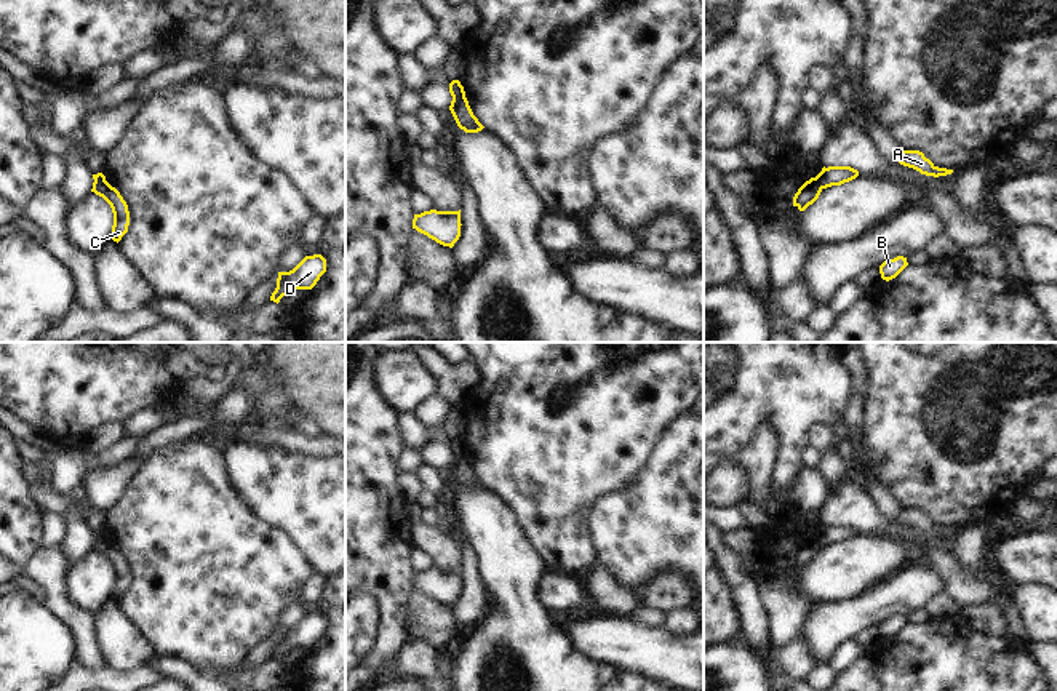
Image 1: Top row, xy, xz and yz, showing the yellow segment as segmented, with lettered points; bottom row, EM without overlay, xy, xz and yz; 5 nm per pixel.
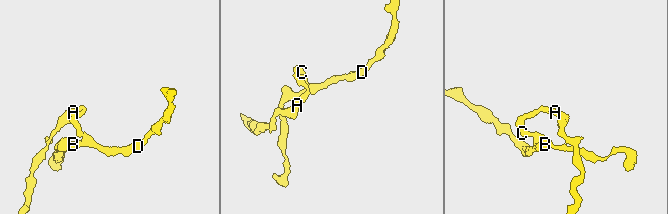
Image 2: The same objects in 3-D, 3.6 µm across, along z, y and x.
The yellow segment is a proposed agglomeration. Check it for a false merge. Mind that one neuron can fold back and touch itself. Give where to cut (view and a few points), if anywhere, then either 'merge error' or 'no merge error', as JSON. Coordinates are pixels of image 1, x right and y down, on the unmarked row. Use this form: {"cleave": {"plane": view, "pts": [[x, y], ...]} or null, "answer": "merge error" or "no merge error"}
{"cleave": {"plane": "xz", "pts": [[453, 455], [464, 456]]}, "answer": "merge error"}

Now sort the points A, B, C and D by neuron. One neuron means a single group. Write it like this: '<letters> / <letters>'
A / B C D

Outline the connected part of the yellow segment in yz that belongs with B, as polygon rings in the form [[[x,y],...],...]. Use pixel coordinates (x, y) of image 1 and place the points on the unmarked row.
[[[903,614],[887,617],[880,624],[881,637],[889,640],[889,638],[895,637],[907,624],[908,624],[908,621],[907,621],[907,616],[903,616]]]

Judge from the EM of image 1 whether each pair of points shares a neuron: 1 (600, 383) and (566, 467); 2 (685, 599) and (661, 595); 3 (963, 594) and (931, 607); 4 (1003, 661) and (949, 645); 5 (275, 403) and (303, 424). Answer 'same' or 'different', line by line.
1: same
2: same
3: different
4: same
5: same

